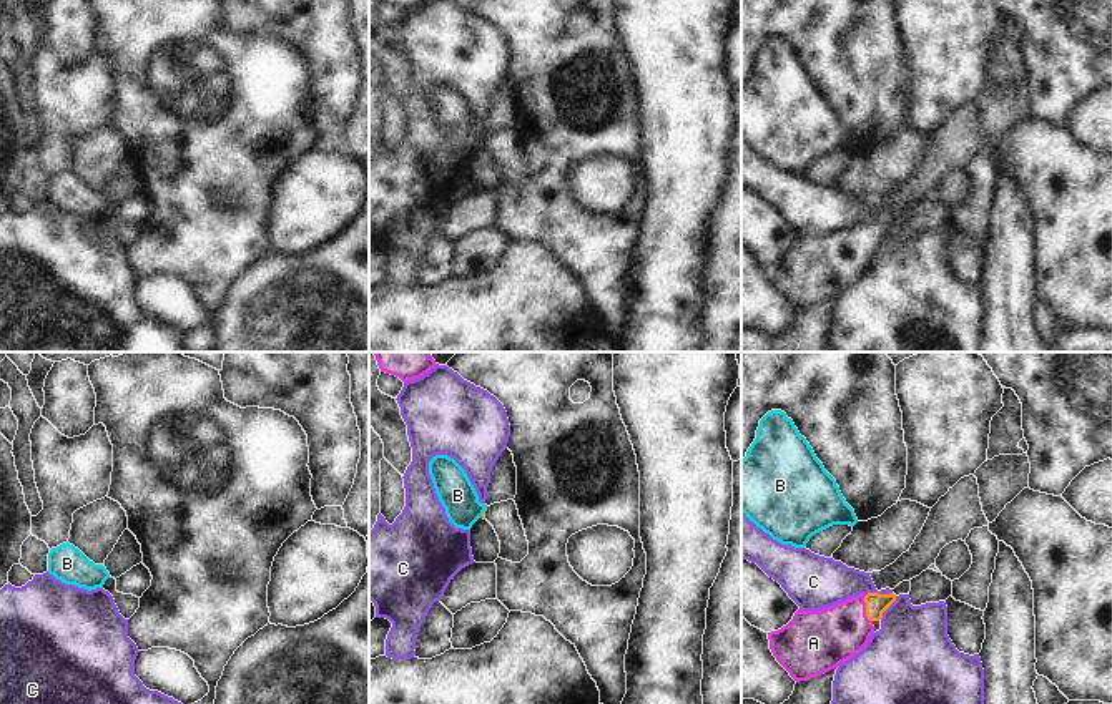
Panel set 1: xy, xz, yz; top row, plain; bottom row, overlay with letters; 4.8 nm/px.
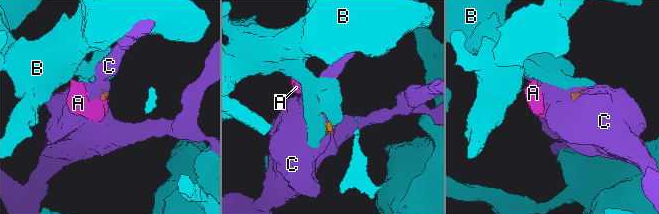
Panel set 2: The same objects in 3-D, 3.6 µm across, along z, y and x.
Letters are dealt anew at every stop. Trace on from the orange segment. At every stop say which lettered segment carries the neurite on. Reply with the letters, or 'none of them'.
A

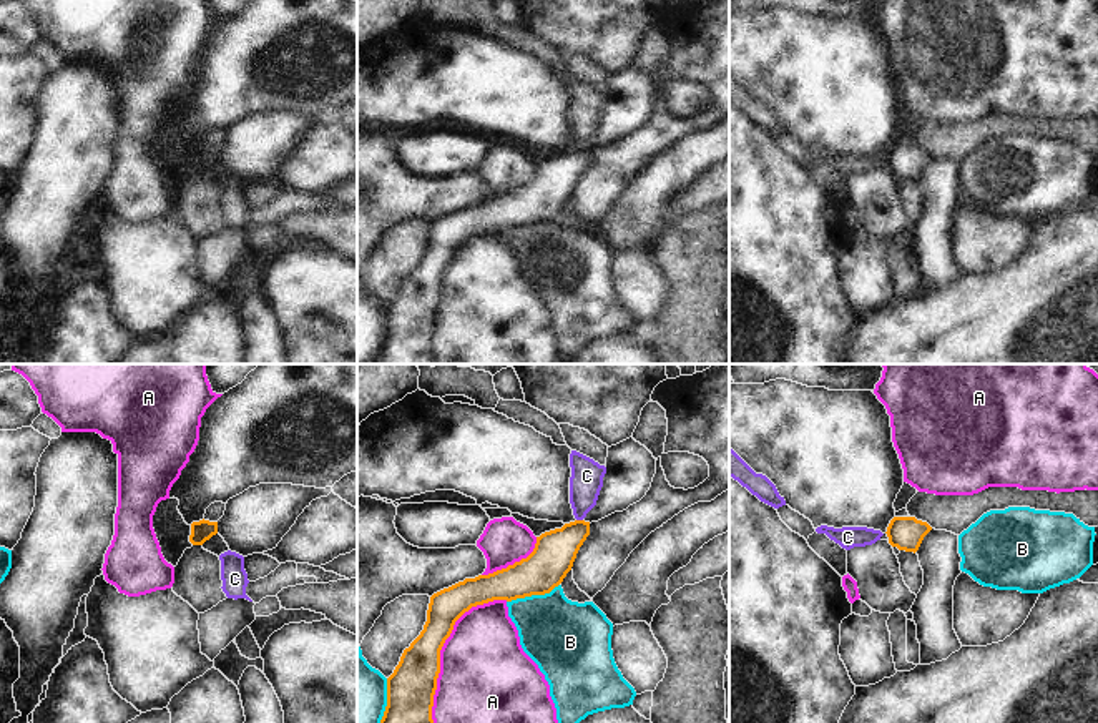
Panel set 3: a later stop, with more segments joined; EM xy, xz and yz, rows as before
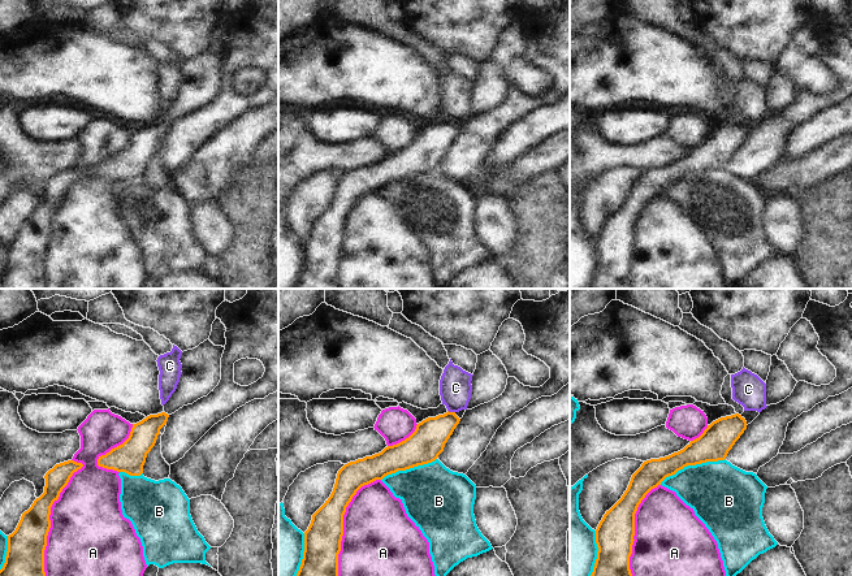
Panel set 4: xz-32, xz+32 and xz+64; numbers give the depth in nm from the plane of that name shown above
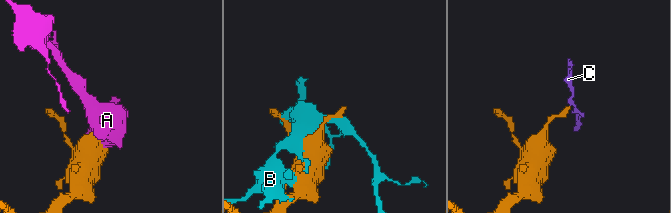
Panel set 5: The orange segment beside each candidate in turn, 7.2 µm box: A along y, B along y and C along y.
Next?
none of them

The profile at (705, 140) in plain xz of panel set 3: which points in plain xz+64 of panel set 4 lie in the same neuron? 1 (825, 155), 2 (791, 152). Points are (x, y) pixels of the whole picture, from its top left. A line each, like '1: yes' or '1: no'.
1: no
2: yes

